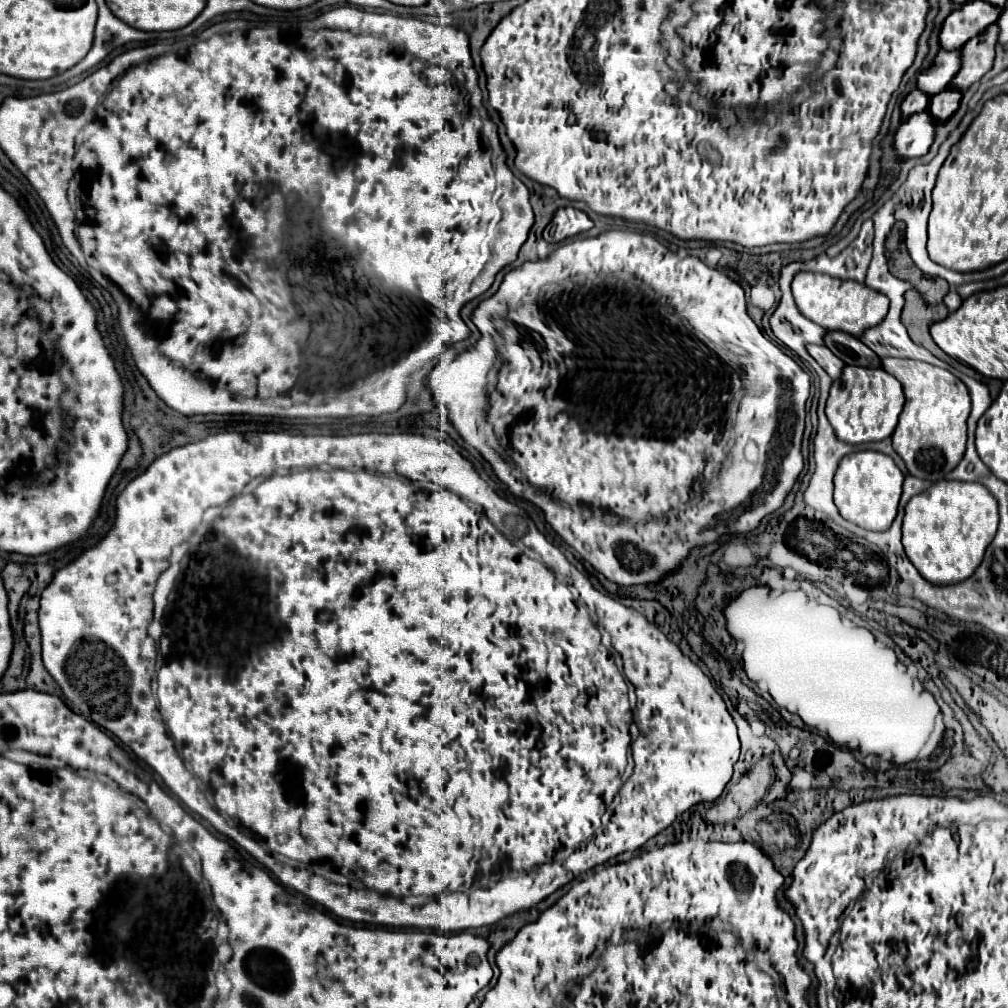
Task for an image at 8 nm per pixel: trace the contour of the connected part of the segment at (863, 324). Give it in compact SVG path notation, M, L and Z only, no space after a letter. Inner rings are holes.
M797 273L793 277L791 289L793 289L793 297L799 311L807 319L811 319L817 325L823 325L827 331L839 329L853 337L861 337L867 327L879 325L885 319L889 309L889 299L883 293L863 283L831 277L825 273Z

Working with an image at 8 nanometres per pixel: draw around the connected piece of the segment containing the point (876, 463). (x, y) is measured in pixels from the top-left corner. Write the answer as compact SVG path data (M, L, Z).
M877 451L851 453L839 461L835 473L835 505L847 521L869 531L885 531L891 527L897 515L901 485L903 473L889 455Z

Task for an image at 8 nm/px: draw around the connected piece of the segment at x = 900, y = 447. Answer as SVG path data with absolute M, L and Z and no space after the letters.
M883 359L883 369L901 381L905 391L905 407L893 431L893 449L905 461L913 477L941 481L961 461L967 441L967 417L971 411L969 391L953 373L911 359Z

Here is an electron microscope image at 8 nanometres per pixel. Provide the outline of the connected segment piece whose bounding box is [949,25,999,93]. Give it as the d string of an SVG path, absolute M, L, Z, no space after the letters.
M991 25L977 37L969 39L961 49L961 69L951 79L949 89L965 91L969 85L977 83L991 67L995 57L995 43L997 43L999 27Z

